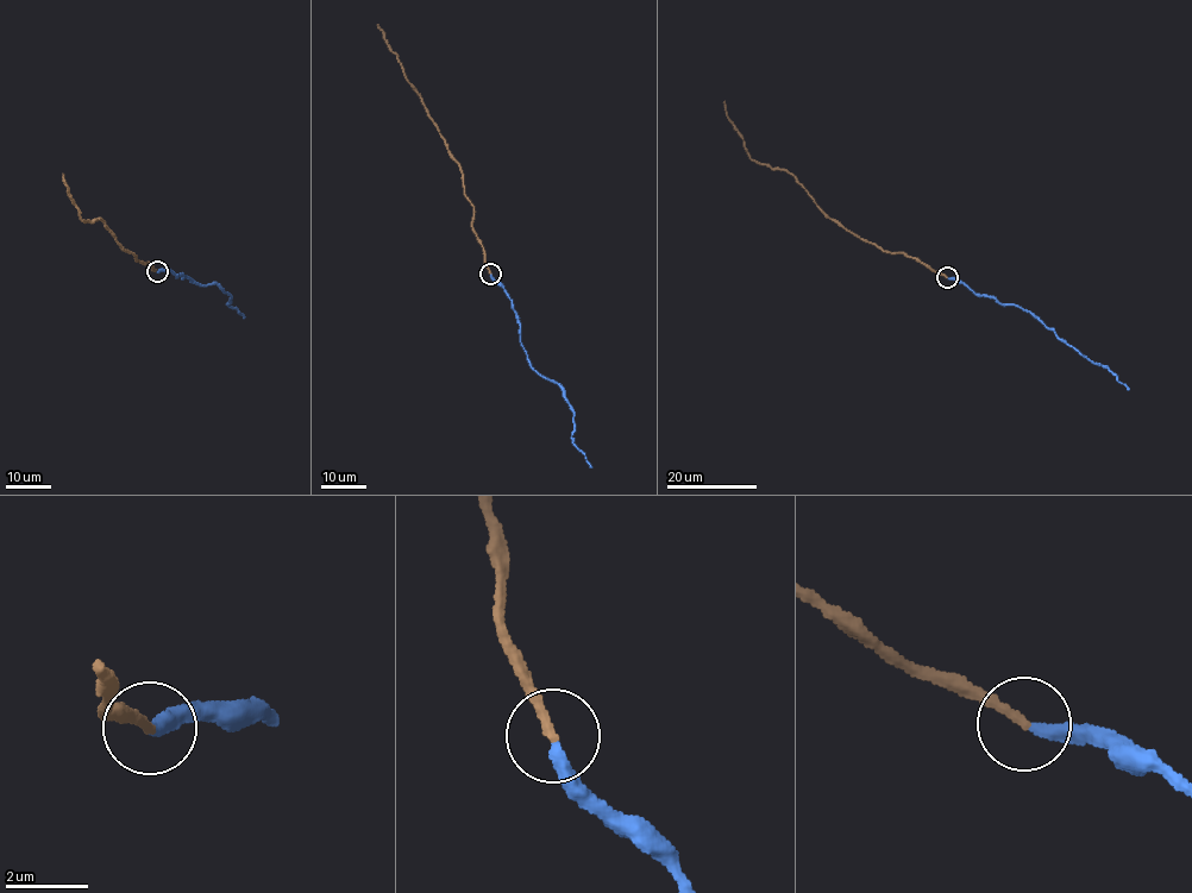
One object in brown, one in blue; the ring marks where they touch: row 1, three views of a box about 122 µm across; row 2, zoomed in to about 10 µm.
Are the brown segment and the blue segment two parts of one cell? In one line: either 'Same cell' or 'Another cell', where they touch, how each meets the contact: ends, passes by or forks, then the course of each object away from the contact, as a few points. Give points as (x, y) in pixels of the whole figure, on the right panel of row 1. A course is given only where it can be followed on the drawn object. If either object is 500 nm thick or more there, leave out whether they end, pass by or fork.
Same cell. Place: (947, 277). At the ring brown ends. At the ring blue ends. Course of brown: (947, 277), (903, 253), (883, 251), (863, 241), (829, 218), (794, 176), (752, 159), (727, 115), (725, 101). Course of blue: (948, 277), (960, 280), (976, 294), (1031, 312), (1060, 339), (1105, 366), (1129, 389)

